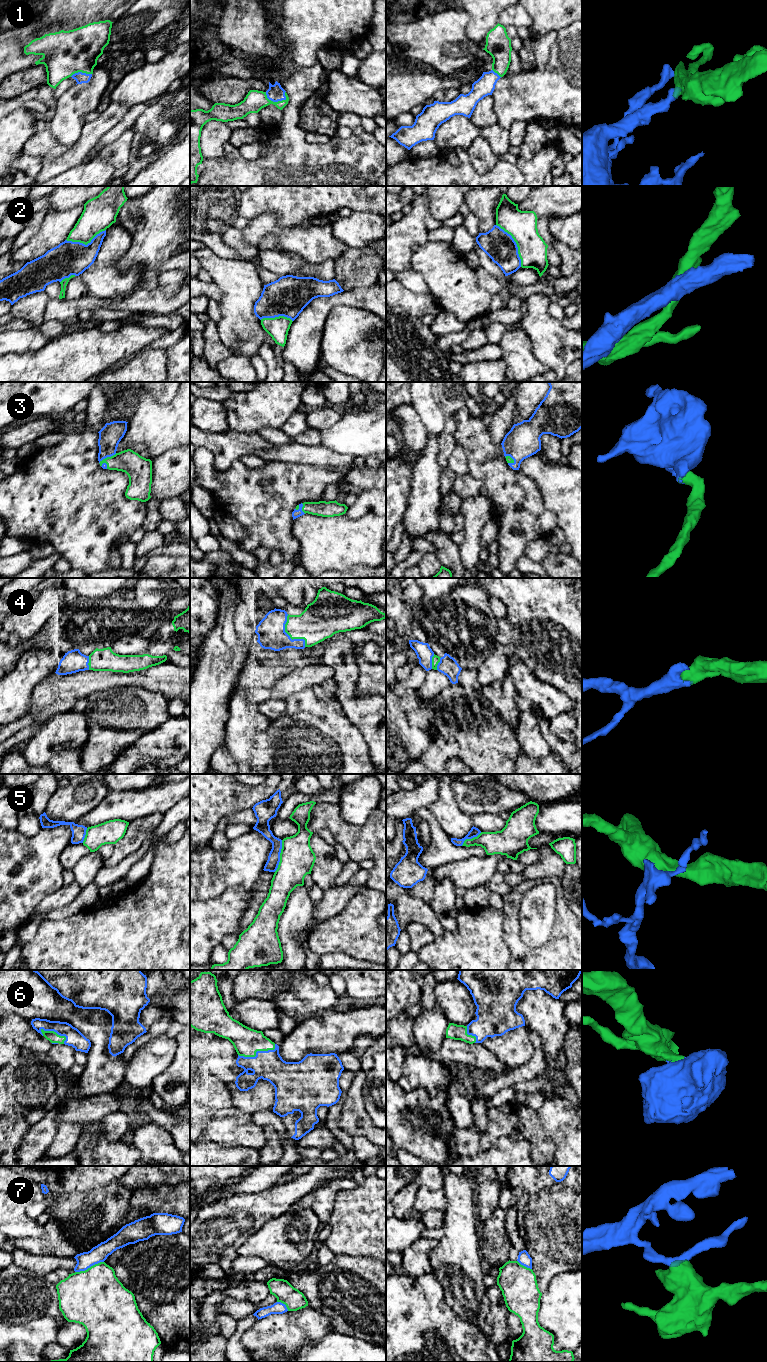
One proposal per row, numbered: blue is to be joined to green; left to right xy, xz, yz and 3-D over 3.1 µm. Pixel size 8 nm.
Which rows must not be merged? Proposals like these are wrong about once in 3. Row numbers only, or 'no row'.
2, 5, 7

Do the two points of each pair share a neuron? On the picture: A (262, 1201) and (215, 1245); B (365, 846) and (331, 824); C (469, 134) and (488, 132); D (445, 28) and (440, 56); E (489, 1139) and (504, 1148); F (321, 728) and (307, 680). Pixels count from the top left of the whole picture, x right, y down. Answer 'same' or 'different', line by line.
A: same
B: same
C: different
D: same
E: different
F: different

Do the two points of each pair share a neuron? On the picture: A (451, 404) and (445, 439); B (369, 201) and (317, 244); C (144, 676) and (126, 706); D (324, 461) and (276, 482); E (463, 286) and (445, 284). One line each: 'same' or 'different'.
A: same
B: different
C: different
D: different
E: same

